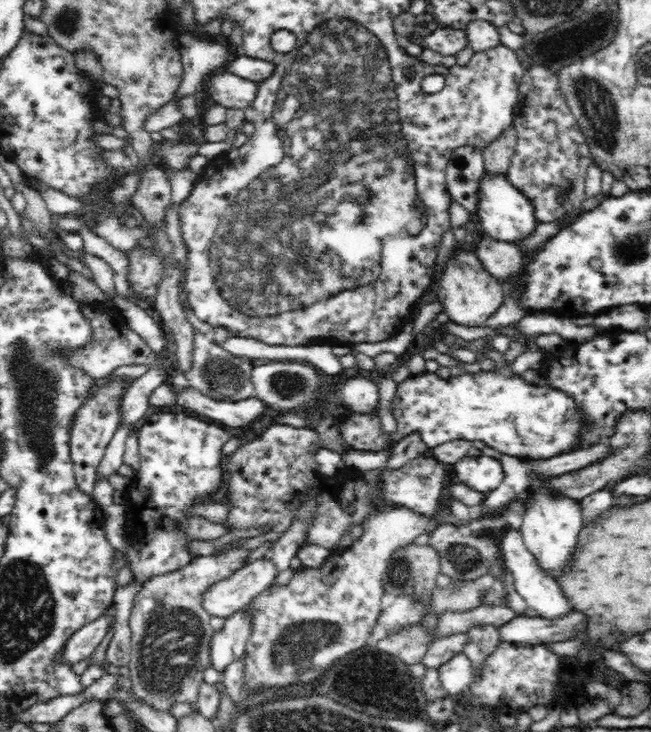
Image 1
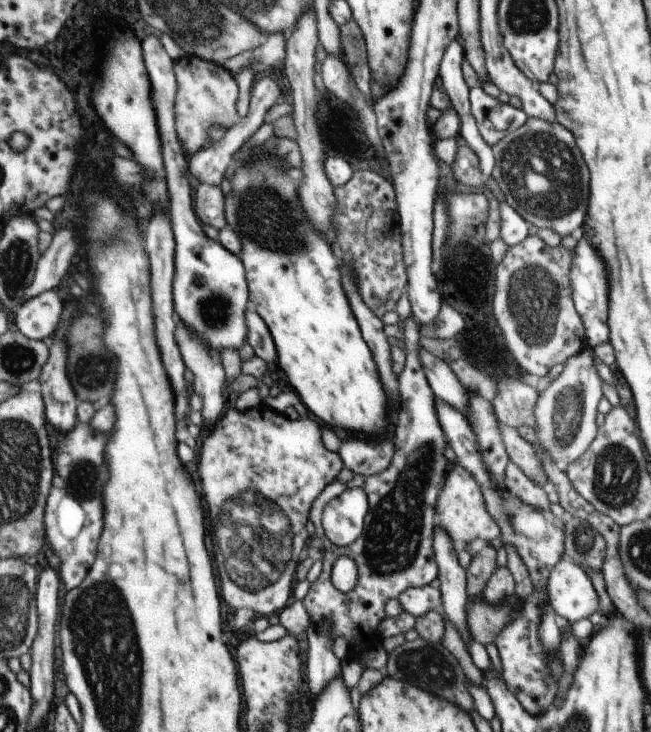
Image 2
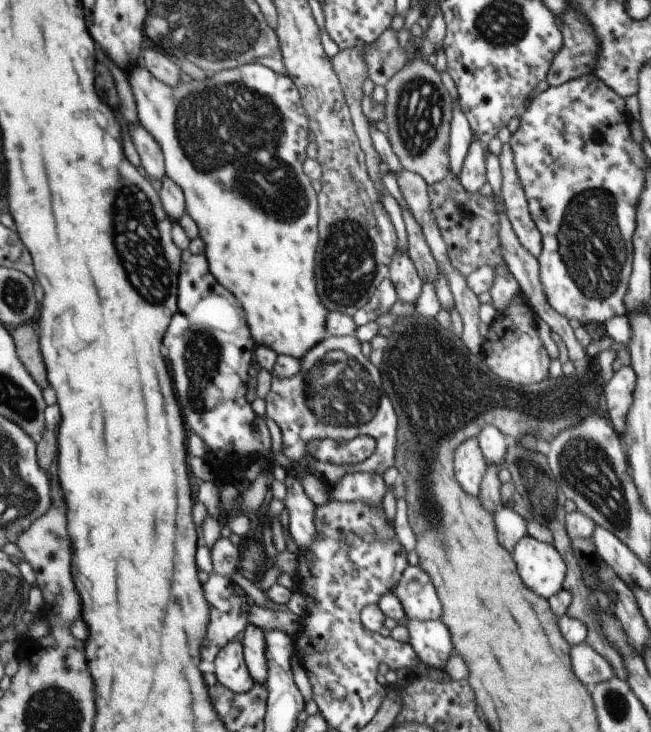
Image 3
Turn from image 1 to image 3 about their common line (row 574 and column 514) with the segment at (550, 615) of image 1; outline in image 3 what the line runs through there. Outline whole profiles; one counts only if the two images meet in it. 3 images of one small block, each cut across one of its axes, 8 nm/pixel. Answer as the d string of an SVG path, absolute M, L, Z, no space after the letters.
M504 504L502 510L498 510L493 516L500 546L512 552L514 546L527 536L527 521L514 512L510 504Z

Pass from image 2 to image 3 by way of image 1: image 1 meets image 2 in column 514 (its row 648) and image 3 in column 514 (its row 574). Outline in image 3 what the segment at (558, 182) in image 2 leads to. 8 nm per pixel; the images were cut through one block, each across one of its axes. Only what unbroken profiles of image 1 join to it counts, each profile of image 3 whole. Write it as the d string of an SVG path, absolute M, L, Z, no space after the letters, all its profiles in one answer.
M503 143L500 156L500 168L502 168L502 188L500 194L502 195L506 214L512 230L516 234L516 238L520 240L522 247L526 248L537 258L542 252L541 234L532 222L532 216L528 210L528 202L522 190L522 184L518 180L516 174L516 166L514 166L514 154L510 144Z

